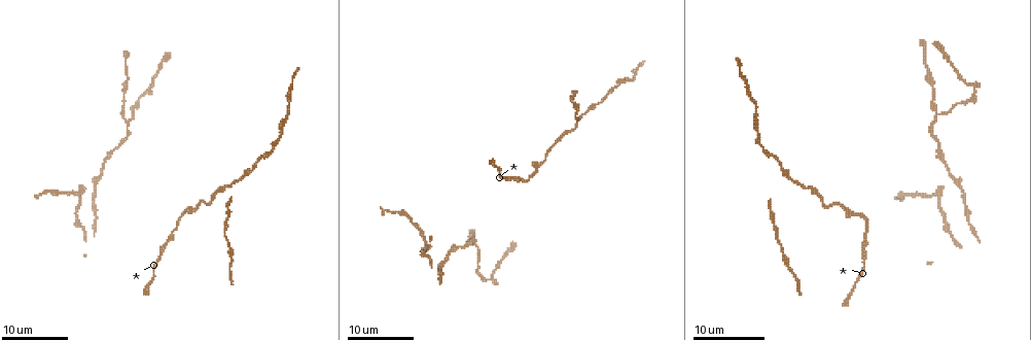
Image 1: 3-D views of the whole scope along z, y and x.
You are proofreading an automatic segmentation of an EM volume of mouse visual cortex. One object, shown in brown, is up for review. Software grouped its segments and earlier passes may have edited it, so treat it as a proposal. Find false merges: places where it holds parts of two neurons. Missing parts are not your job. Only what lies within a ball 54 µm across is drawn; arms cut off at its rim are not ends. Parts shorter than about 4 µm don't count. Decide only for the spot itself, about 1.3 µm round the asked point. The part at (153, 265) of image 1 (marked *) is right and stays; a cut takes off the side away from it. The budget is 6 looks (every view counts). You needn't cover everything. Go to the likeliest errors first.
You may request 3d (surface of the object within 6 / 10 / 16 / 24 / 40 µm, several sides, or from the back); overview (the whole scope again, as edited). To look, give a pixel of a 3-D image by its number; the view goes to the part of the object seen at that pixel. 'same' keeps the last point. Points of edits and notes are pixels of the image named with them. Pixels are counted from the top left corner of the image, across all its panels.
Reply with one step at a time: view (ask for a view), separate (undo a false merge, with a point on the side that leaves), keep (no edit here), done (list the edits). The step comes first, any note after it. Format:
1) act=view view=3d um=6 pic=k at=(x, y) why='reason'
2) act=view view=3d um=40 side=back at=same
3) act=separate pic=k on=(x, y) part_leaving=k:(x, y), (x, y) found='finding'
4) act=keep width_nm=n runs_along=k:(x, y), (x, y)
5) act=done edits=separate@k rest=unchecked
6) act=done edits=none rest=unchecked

act=view view=3d um=16 pic=1 at=(127, 122) why='branch point'

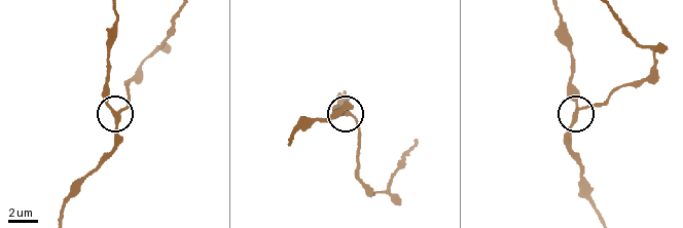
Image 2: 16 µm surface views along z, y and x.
act=view view=3d um=10 pic=2 at=(346, 113)

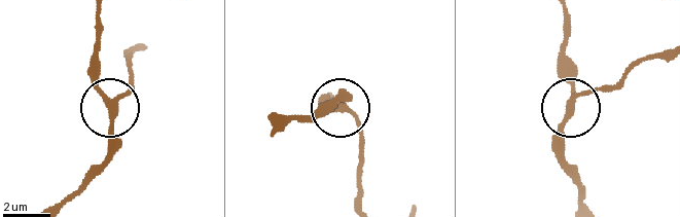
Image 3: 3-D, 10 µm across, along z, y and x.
act=keep width_nm=230 runs_along=3:(582, 205), (578, 175), (563, 152), (574, 69), (563, 47) found='continuous, no second neuron'

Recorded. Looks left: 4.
act=view view=3d um=16 pic=1 at=(491, 276) why='three-way junction'

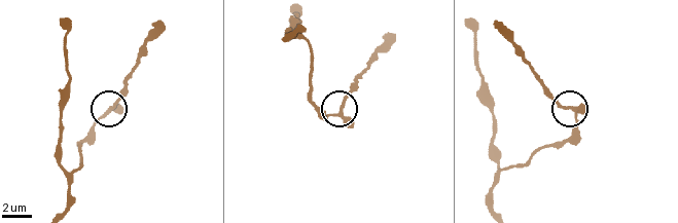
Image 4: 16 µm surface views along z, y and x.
act=view view=3d um=10 pic=4 at=(565, 108)

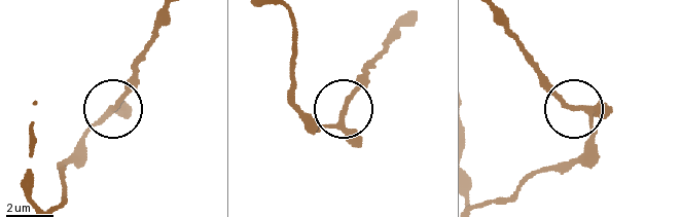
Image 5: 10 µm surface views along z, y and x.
act=keep runs_along=5:(480, 205), (504, 204), (588, 140), (590, 116), (535, 72) found='continuous, no second neuron'

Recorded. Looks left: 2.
act=view view=3d um=24 pic=1 at=(626, 83) why='narrows sharply'

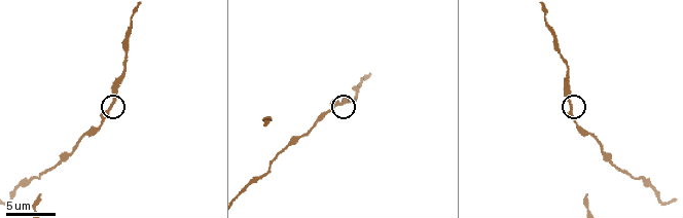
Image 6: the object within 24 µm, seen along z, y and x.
act=view view=3d um=6 pic=6 at=(571, 103) why='zoom in'

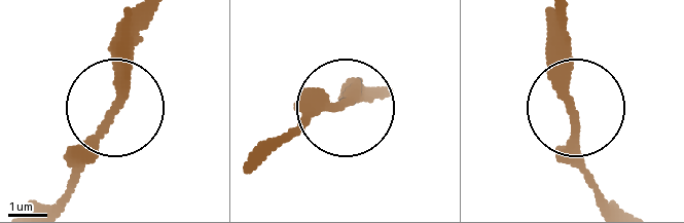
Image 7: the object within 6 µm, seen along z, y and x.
act=keep runs_along=7:(50, 202), (116, 105), (130, 9) found='continuous, no second neuron'

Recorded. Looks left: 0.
act=done edits=none rest=unchecked

